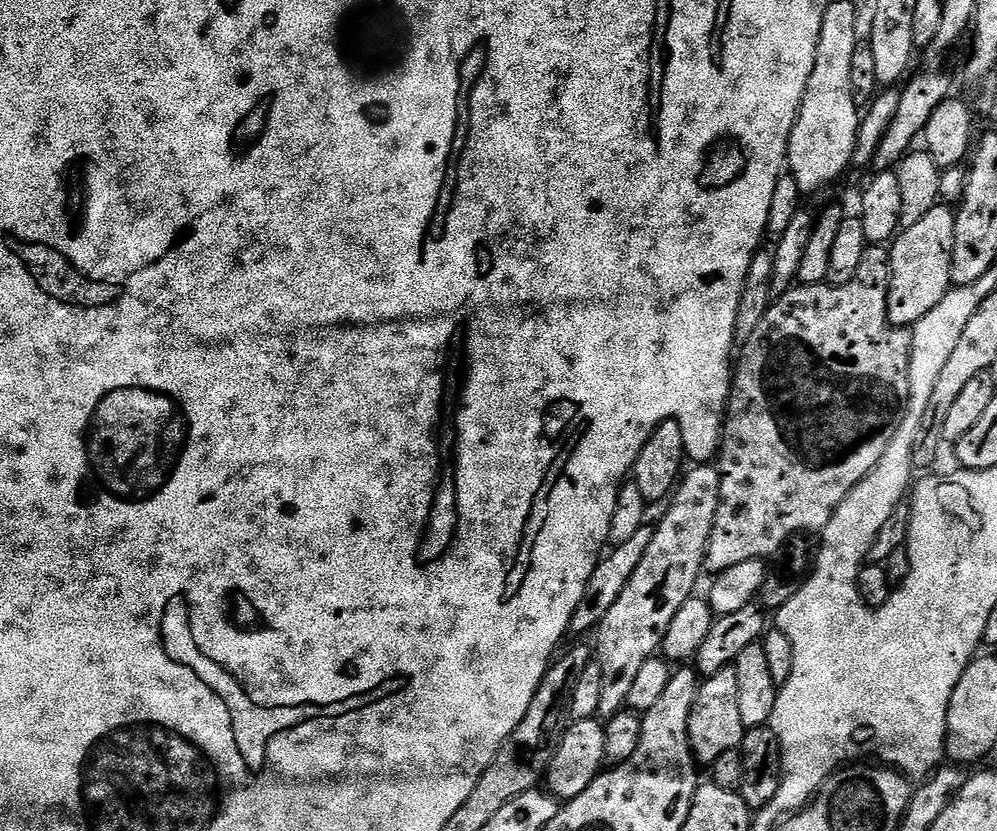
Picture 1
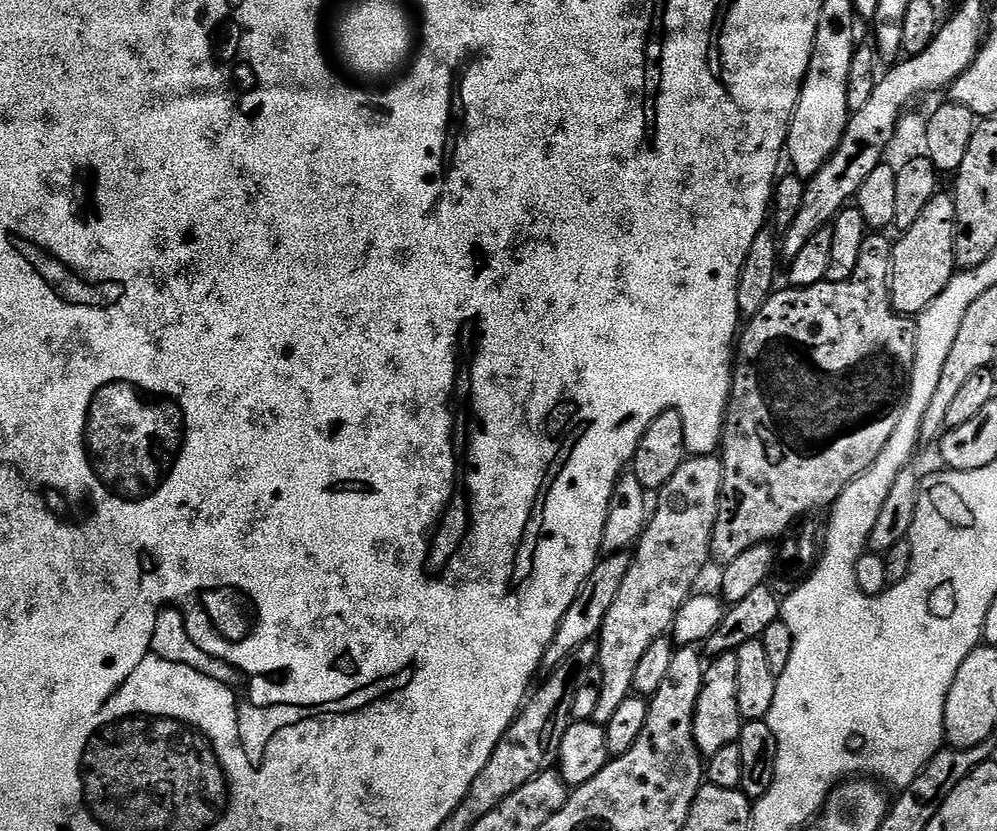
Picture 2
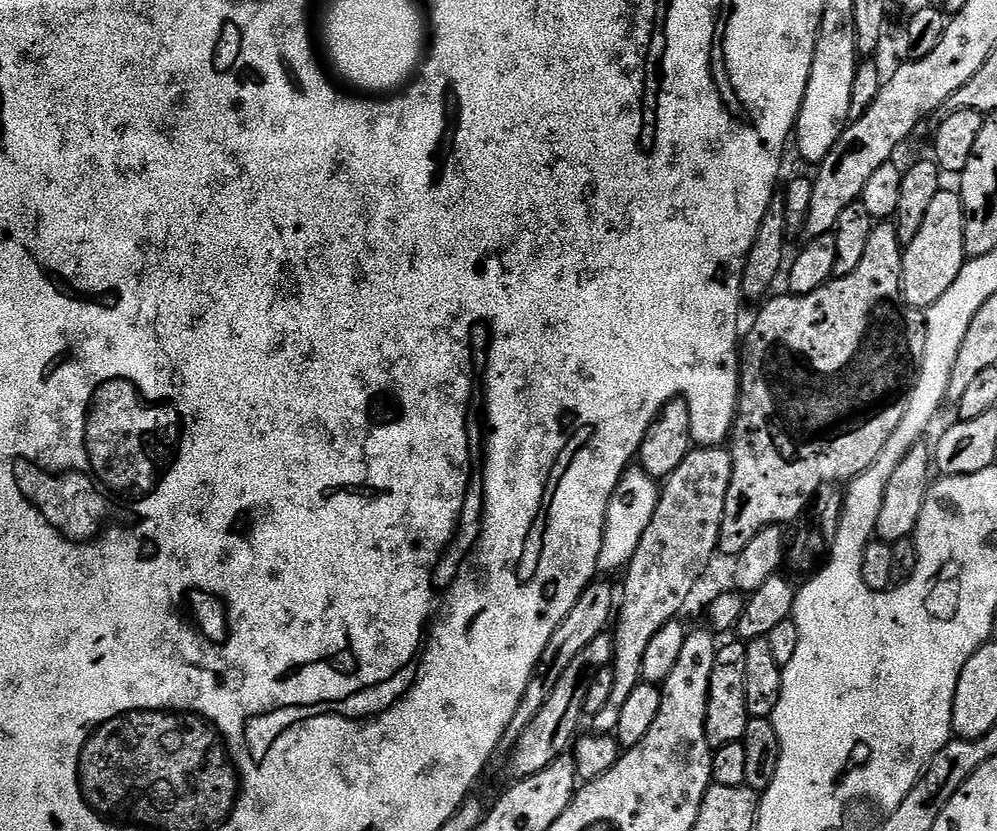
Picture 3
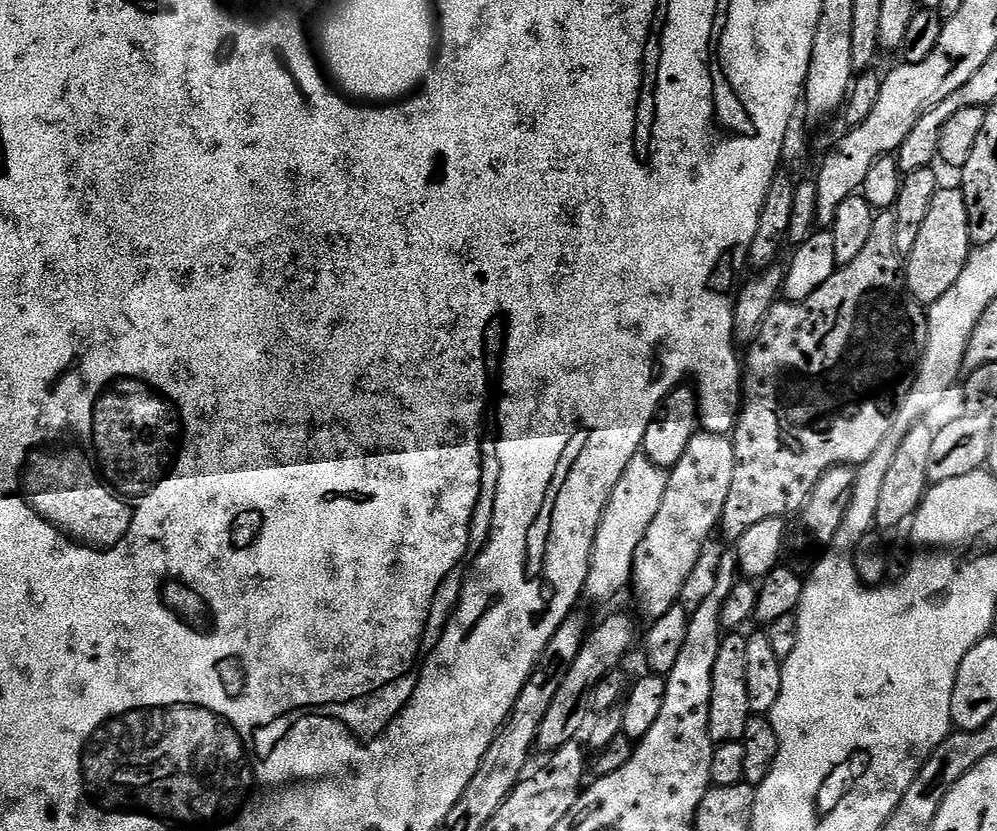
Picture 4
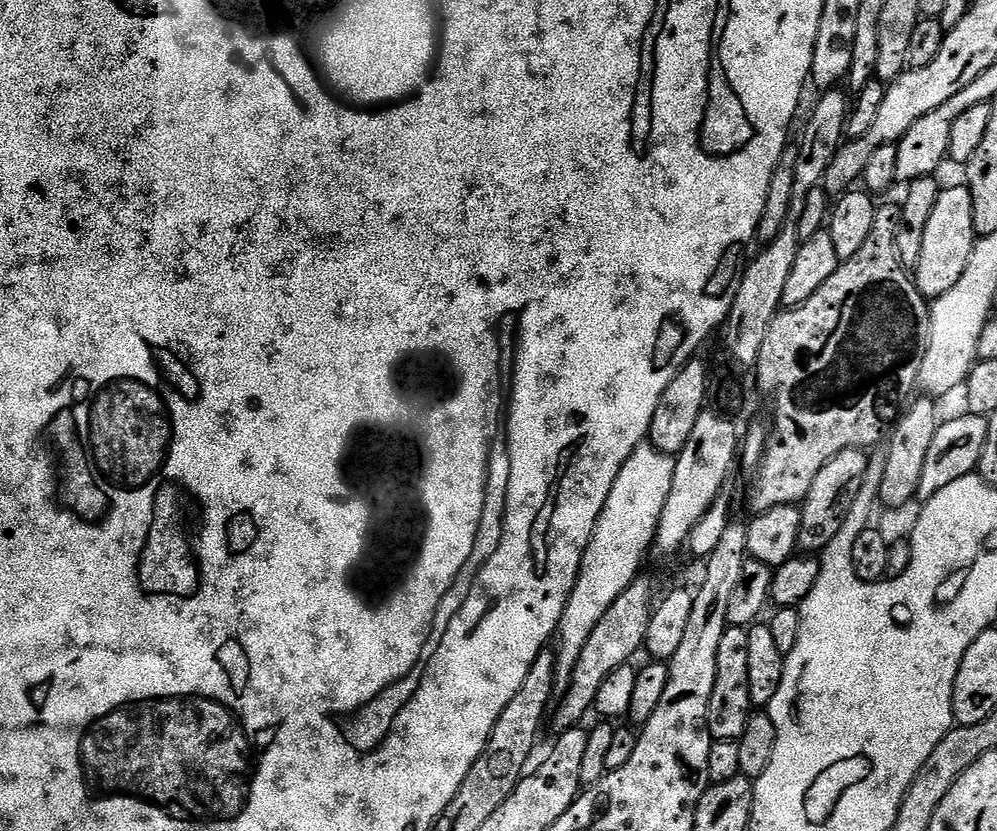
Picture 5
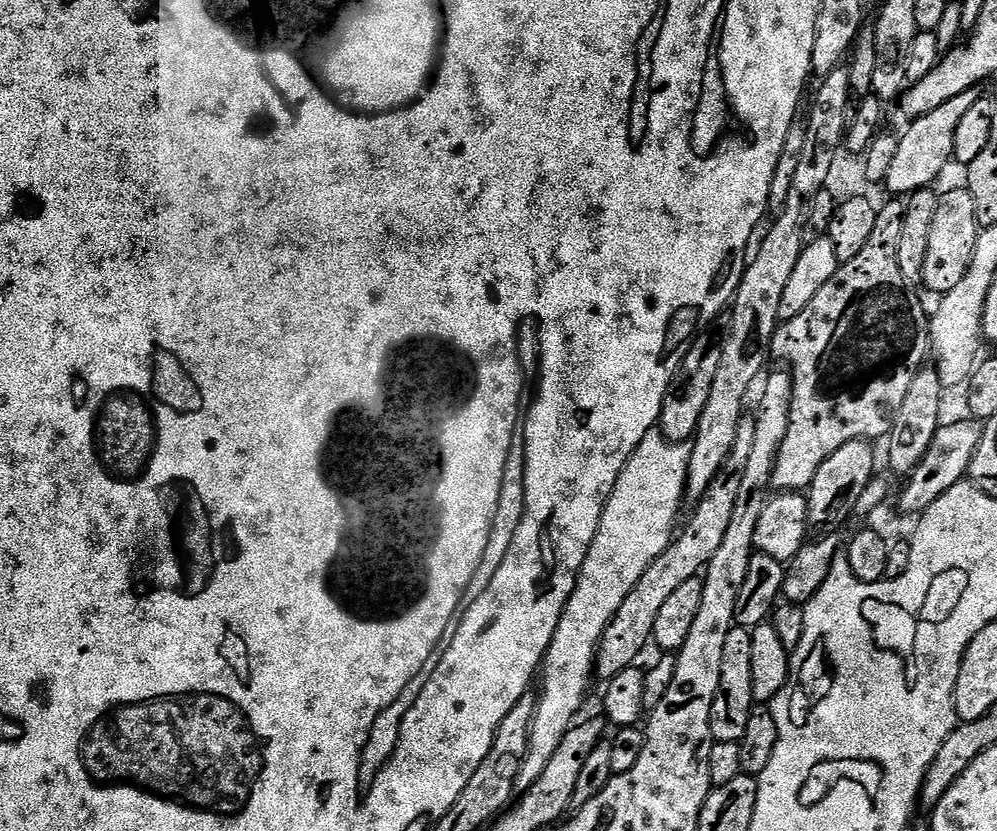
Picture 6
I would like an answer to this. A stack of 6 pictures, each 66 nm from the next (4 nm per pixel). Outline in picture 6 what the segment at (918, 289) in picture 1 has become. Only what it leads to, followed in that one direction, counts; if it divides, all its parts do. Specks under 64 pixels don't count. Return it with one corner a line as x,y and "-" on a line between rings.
967,187
952,188
943,193
938,202
938,210
934,210
934,223
930,226
930,243
926,246
926,266
924,267
923,287
928,287
935,294
943,294
954,290
958,282
962,282
966,270
970,270
970,258
974,258
974,246
981,227
974,218
974,198
968,193

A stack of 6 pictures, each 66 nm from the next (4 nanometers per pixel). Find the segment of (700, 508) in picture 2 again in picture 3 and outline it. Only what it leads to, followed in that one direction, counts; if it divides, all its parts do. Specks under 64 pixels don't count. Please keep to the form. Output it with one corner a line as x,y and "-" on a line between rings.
717,446
705,448
693,447
692,451
682,458
682,466
674,470
663,481
660,488
660,501
654,510
654,518
650,518
650,526
646,526
646,534
642,534
642,542
638,542
638,550
634,550
634,558
630,561
624,576
624,597
618,600
618,615
614,620
614,654
611,669
614,674
614,690
606,706
598,710
596,716
591,717
591,731
596,734
615,733
618,726
622,706
634,686
641,684
640,671
642,658
646,654
646,646
650,646
654,634
666,626
666,622
677,619
680,611
688,604
700,575
708,568
712,555
717,555
720,546
720,527
722,526
722,510
726,510
726,490
730,490
732,477
732,453
727,447

